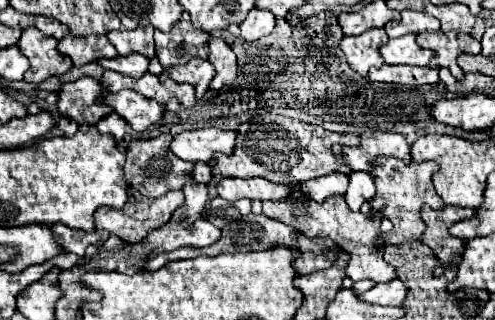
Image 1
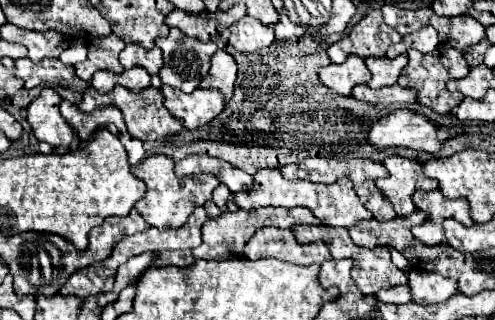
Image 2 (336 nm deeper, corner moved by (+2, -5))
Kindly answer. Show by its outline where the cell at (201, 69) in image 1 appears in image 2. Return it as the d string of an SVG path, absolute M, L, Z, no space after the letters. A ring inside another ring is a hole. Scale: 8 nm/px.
M162 86L160 92L164 96L164 106L170 110L170 114L174 114L176 118L182 118L188 130L208 124L224 108L222 94L212 88L210 90L196 88L194 92L186 94L178 88Z

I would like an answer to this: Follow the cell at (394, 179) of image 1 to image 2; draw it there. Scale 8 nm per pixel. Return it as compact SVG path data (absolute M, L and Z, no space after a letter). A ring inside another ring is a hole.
M418 190L413 195L413 202L418 210L424 210L430 216L430 222L454 218L466 226L472 224L472 218L468 214L468 202L464 198L450 200L440 190Z

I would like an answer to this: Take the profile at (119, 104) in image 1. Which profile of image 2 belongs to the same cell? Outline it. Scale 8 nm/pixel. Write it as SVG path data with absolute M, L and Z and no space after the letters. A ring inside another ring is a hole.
M62 100L60 110L62 110L62 116L66 118L66 122L72 124L74 130L78 130L80 140L90 140L98 128L108 126L108 124L114 124L120 132L126 132L122 114L112 104L106 106L106 108L96 108L96 110L86 114L80 108L76 108L76 104L72 104L68 100Z

